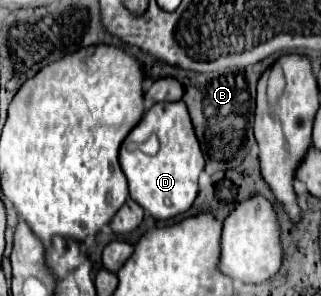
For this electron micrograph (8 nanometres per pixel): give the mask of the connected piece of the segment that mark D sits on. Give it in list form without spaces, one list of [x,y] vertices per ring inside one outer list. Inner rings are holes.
[[[184,101],[156,103],[150,107],[126,137],[120,149],[120,165],[128,179],[130,197],[154,219],[172,219],[188,211],[198,193],[198,177],[204,171],[204,157]],[[150,135],[156,135],[160,141],[160,151],[156,155],[150,157],[140,151],[128,151],[130,143],[144,143]]]

